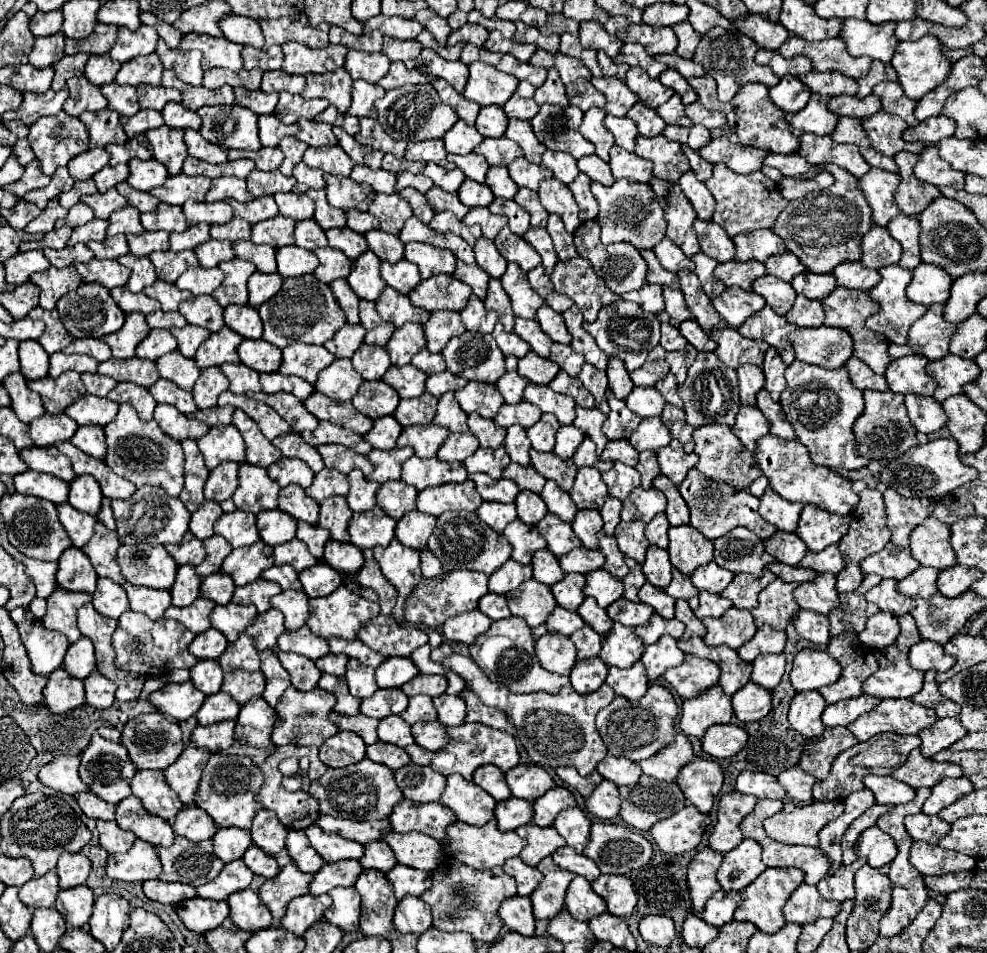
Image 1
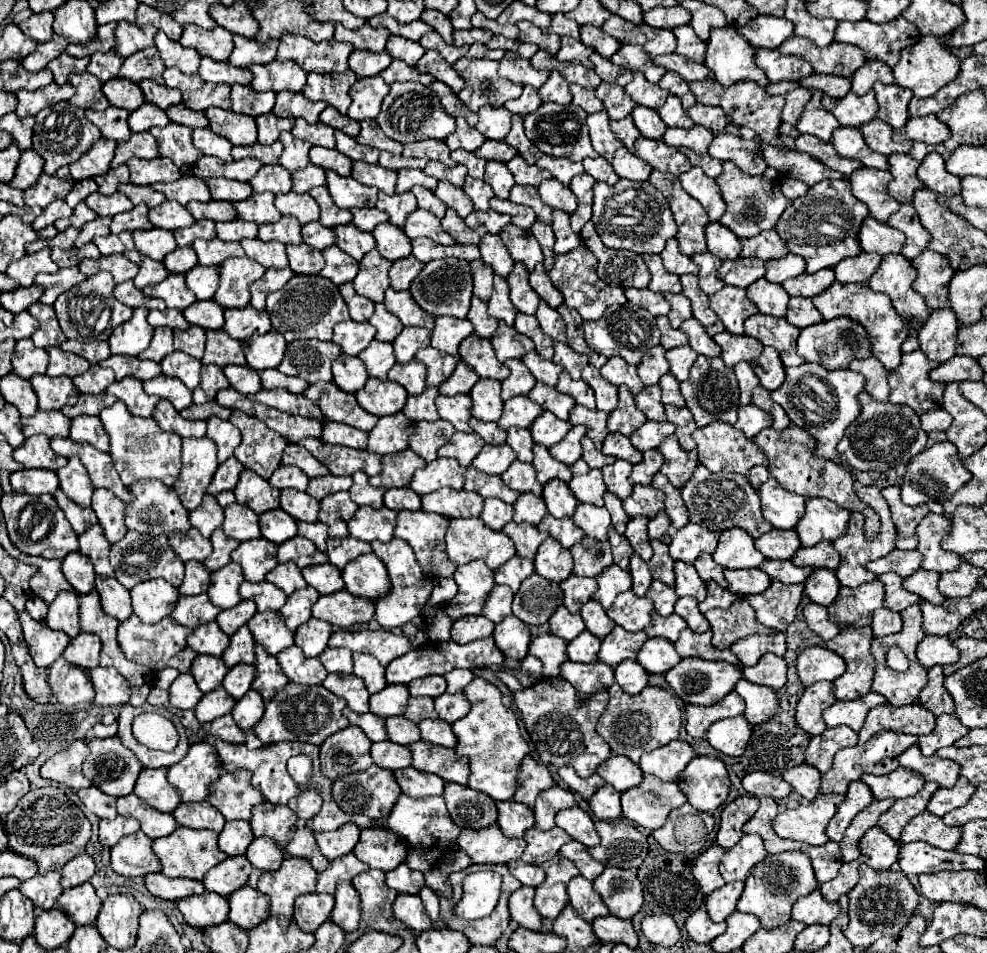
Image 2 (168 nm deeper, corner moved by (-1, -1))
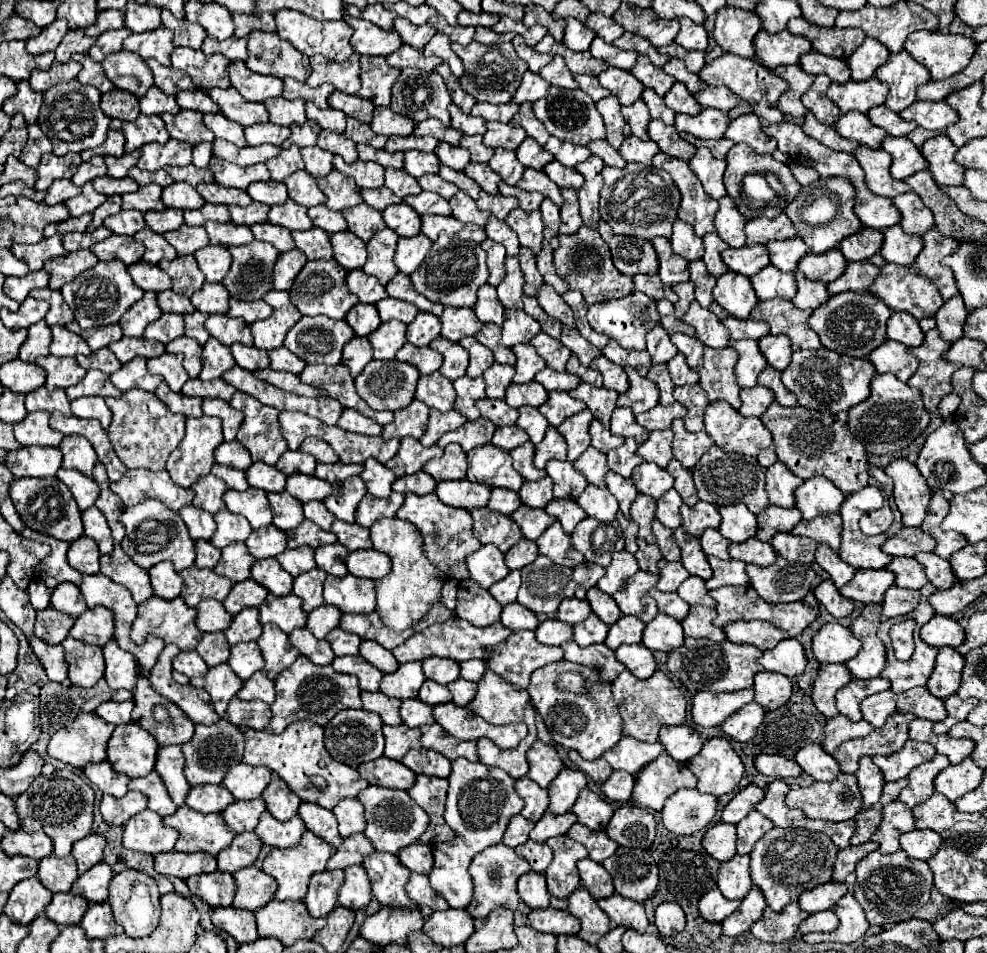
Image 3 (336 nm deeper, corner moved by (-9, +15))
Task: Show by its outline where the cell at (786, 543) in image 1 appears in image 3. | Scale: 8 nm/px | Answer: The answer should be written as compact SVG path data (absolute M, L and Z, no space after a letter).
M769 506L757 516L757 538L769 542L777 532L791 532L803 520L801 510L797 508L779 508Z

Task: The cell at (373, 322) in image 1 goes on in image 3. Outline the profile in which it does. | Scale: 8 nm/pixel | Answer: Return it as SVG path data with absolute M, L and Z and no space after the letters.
M383 298L381 302L375 304L379 310L379 316L383 322L391 322L391 320L399 320L399 322L413 322L413 318L417 316L417 306L397 300L397 298Z

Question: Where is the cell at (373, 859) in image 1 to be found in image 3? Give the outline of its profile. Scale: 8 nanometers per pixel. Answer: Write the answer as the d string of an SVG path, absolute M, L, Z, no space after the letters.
M369 786L365 792L359 794L359 800L365 806L365 818L367 818L367 828L363 834L371 840L377 852L397 854L401 848L419 842L419 836L425 832L429 824L429 816L425 814L425 810L417 806L405 790L395 792L381 786Z

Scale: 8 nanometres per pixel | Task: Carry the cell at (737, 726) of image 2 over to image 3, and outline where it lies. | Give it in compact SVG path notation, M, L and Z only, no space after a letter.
M751 702L751 704L745 704L745 708L737 710L733 716L725 718L721 724L721 730L737 742L749 742L755 736L759 724L763 722L763 716L765 716L765 710L757 702Z

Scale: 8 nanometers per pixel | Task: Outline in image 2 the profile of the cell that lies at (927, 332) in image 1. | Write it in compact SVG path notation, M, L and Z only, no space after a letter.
M951 308L931 312L927 324L919 330L921 352L925 352L929 360L935 360L939 364L947 362L951 356L955 356L957 330L959 322Z

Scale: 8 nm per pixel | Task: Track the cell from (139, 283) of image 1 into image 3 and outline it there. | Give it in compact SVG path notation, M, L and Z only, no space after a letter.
M143 228L141 232L137 232L133 236L137 242L145 244L145 254L143 254L143 262L147 264L157 264L159 260L173 260L177 256L177 252L167 244L167 240L155 232L151 232L149 228Z

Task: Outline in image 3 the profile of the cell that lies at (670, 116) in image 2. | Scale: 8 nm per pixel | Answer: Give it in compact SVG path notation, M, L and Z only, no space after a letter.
M675 82L673 88L667 92L665 104L667 104L671 110L683 112L683 114L689 114L689 116L699 114L699 112L703 110L701 104L695 102L695 98L689 94L689 90L685 88L685 84L681 84L681 82Z

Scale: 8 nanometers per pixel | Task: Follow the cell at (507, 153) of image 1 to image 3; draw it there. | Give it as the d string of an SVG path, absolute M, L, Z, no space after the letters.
M487 122L487 132L483 136L483 144L491 148L507 148L517 150L517 146L525 140L525 132L517 126L503 122Z

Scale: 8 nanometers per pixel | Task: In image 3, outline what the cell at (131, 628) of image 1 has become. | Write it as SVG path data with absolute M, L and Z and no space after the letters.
M151 596L149 600L145 600L137 606L137 618L131 626L131 640L135 644L143 644L147 640L147 636L157 636L165 644L177 644L181 652L191 652L197 648L197 644L203 636L199 632L199 628L195 626L195 616L197 616L197 612L193 608L189 608L181 598L161 600L157 596Z

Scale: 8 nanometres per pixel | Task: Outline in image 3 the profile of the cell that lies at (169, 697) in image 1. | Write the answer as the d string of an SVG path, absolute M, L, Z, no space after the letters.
M181 652L179 656L173 658L173 668L181 674L185 674L187 678L195 678L195 676L205 676L205 672L209 670L207 664L203 662L203 658L197 652Z

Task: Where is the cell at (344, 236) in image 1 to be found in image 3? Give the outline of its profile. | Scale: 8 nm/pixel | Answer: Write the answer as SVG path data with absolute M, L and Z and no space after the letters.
M367 204L347 208L347 210L343 210L343 216L349 224L349 230L353 234L357 234L363 242L369 242L373 238L373 234L377 234L379 230L385 228L381 212L369 208Z

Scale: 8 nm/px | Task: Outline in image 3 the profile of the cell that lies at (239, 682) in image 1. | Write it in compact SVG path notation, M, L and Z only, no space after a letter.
M241 642L231 648L231 656L227 660L231 670L245 682L249 680L257 670L263 670L263 656L257 648L257 642Z

